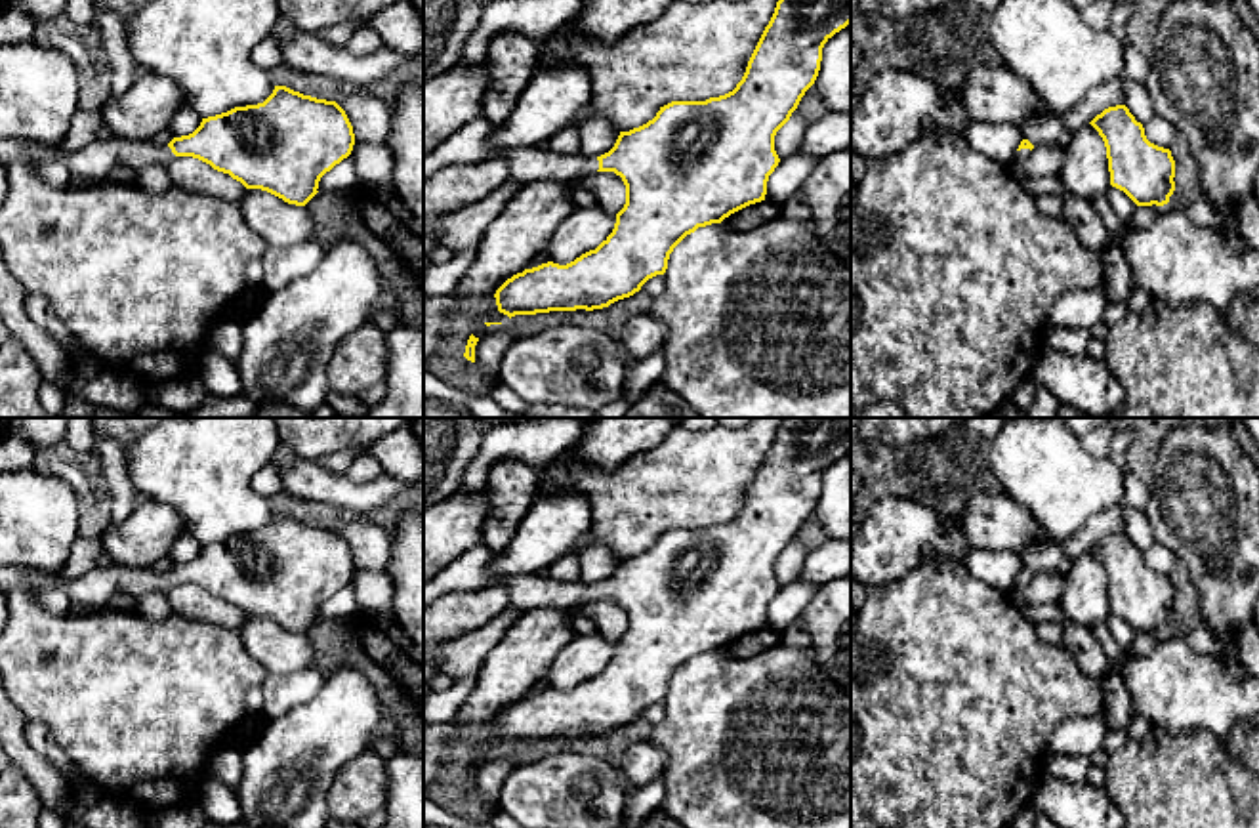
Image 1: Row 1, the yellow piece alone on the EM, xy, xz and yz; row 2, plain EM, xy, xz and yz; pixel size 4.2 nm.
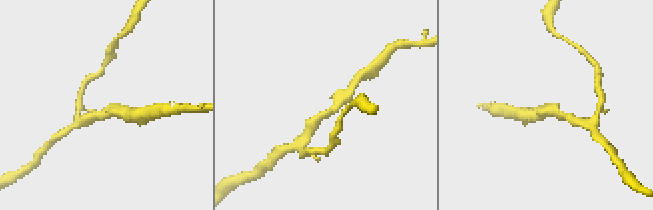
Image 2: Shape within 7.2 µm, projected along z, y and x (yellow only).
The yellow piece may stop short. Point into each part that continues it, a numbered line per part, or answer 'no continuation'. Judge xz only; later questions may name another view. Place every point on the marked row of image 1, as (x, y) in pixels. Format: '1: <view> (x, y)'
1: xz (472, 144)

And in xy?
1: xy (94, 161)

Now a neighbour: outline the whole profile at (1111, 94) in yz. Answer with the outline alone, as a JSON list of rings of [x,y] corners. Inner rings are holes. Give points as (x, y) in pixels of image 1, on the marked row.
[[[1114,78],[1087,92],[1087,95],[1061,116],[1072,134],[1087,126],[1097,114],[1108,107],[1124,105],[1124,82]]]

